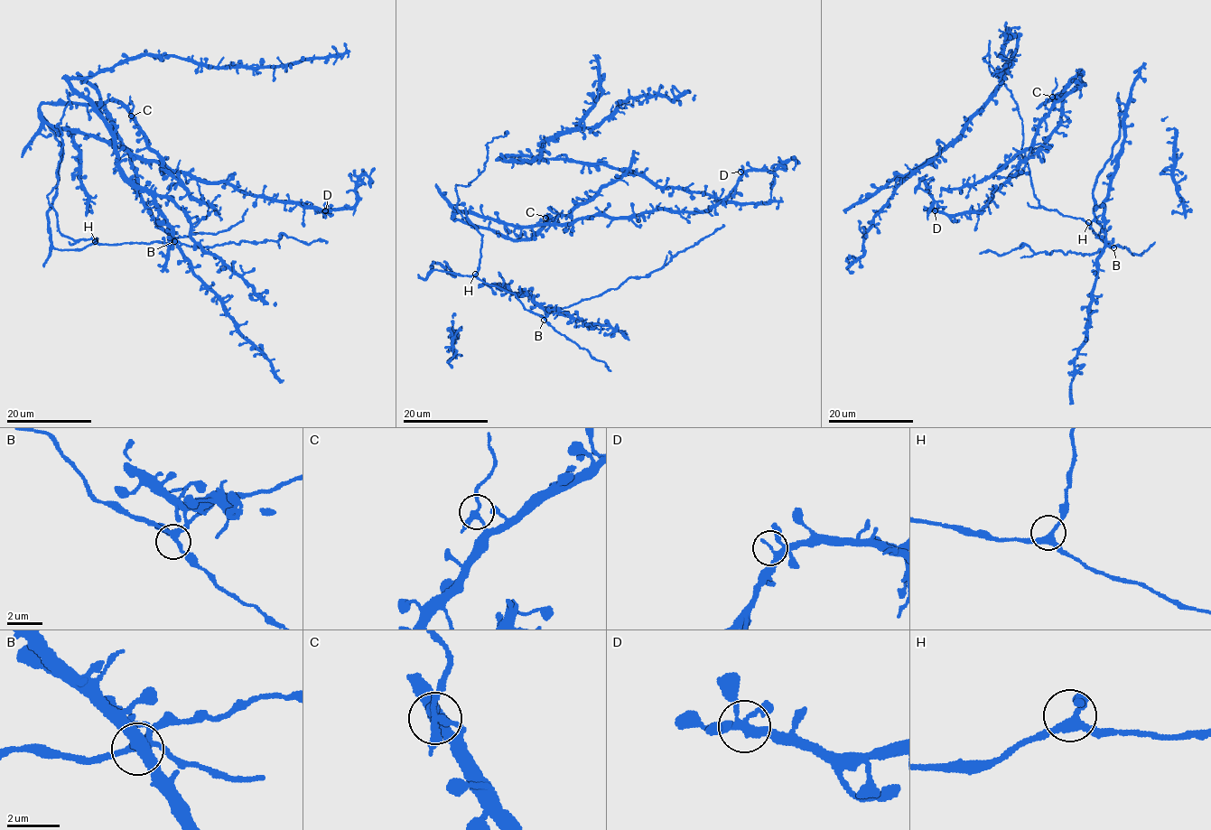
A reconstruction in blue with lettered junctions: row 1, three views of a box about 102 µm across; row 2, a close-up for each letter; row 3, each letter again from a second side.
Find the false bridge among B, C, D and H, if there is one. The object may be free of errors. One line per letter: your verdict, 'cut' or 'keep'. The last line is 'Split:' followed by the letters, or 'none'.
B: keep
C: cut
D: keep
H: keep
Split: C

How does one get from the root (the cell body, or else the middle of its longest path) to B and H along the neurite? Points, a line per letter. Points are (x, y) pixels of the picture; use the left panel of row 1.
B: (228, 242), (202, 247), (174, 241)
H: (228, 242), (202, 247), (186, 246), (175, 240), (102, 245), (95, 241)

